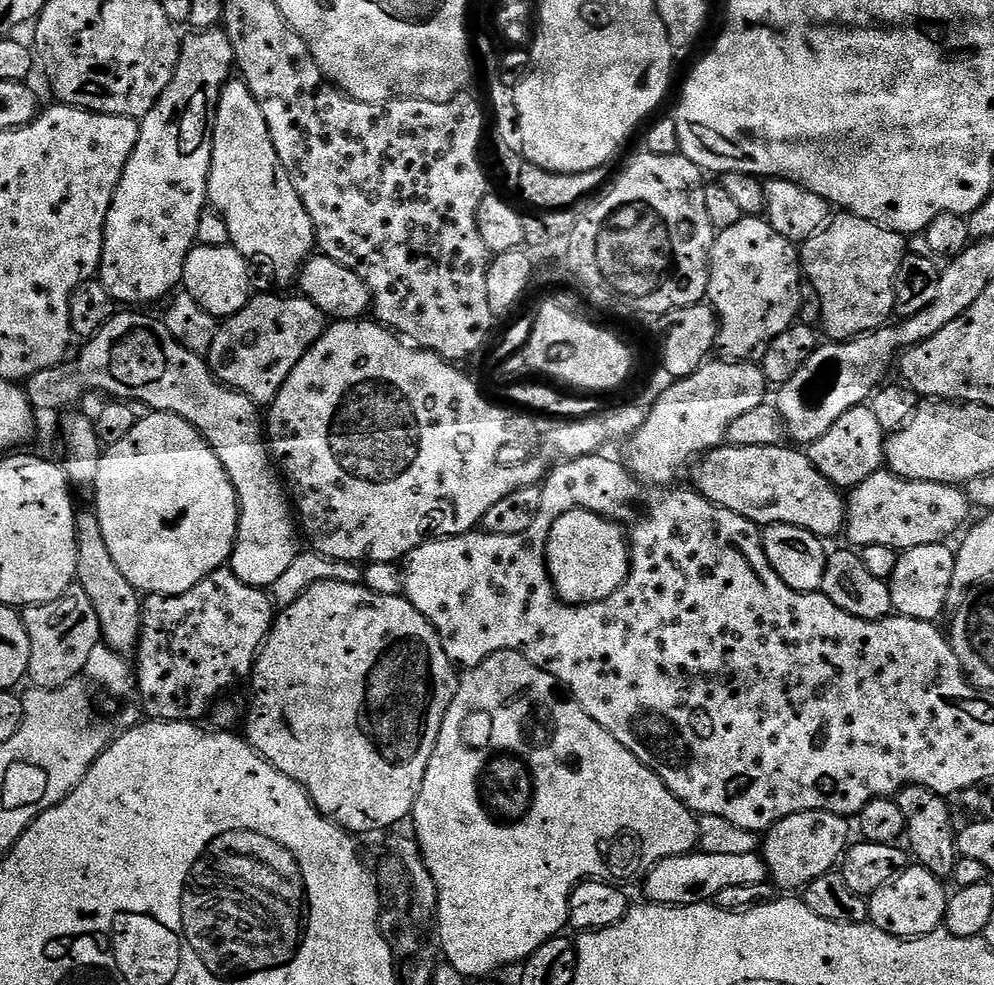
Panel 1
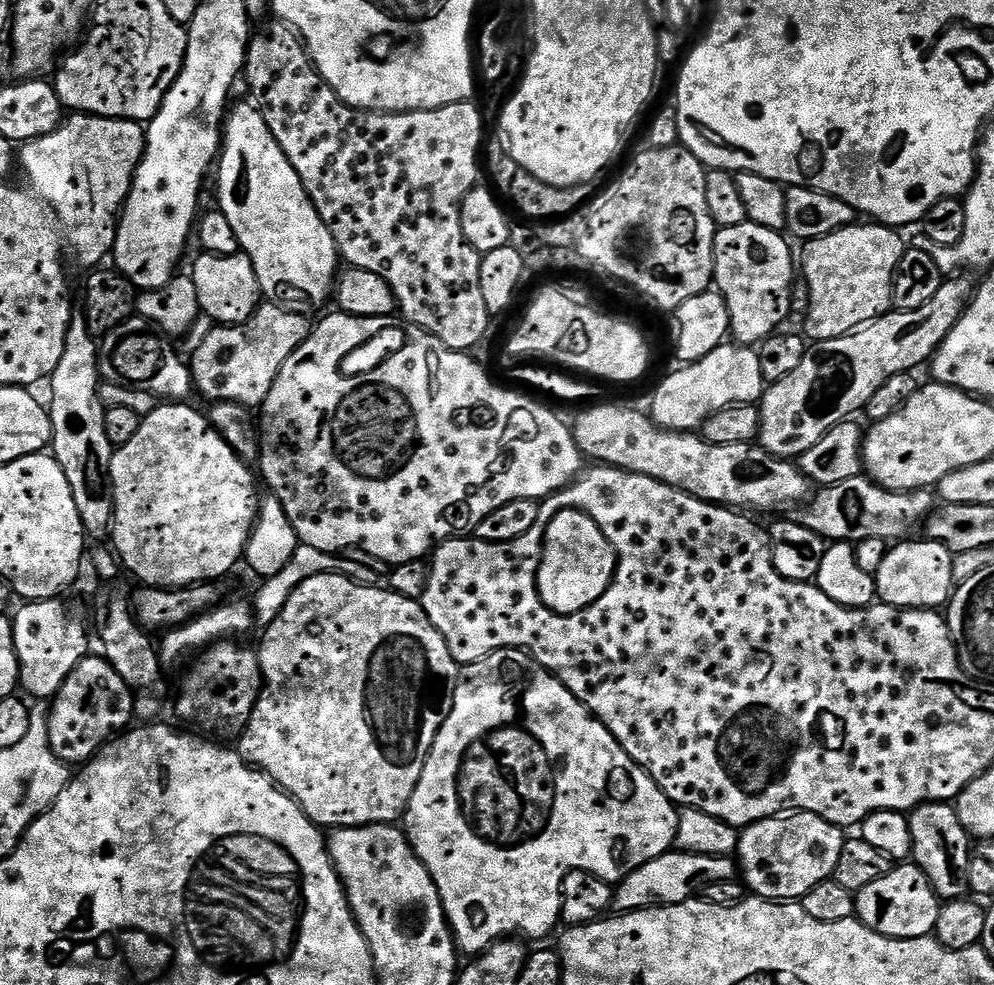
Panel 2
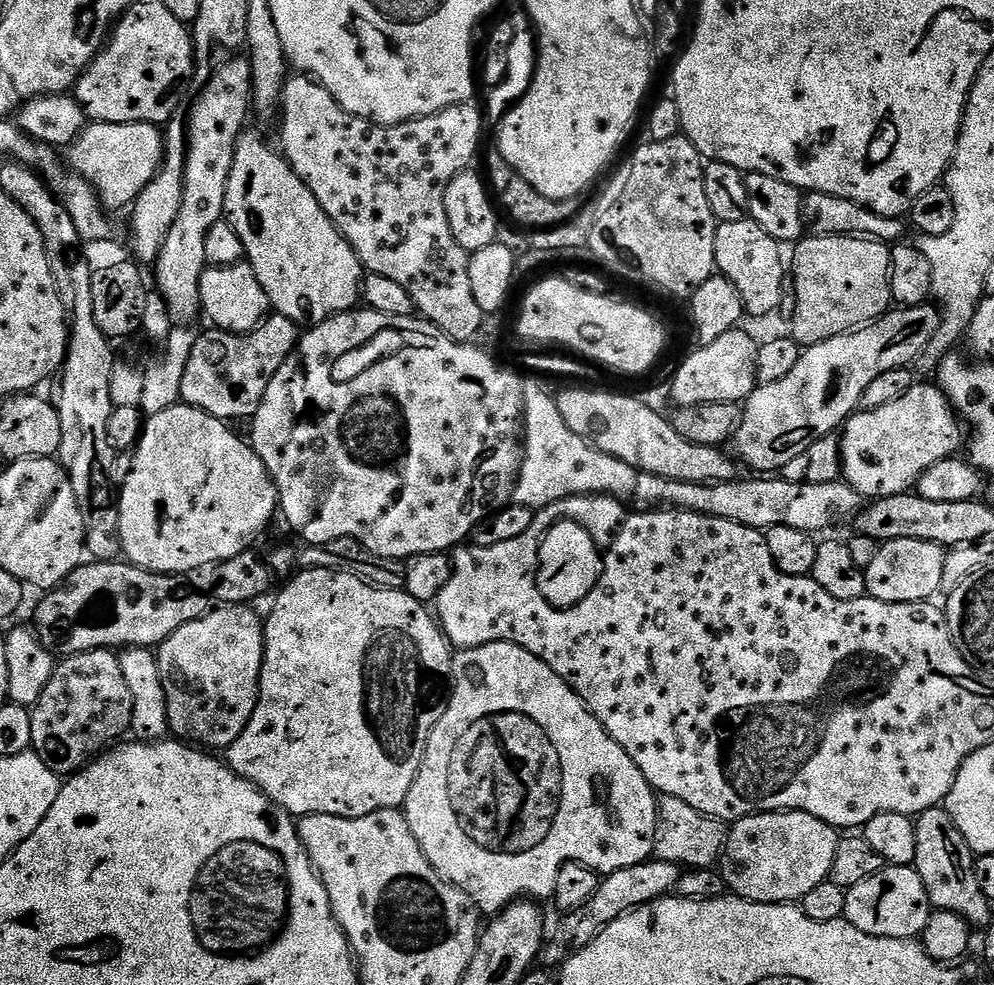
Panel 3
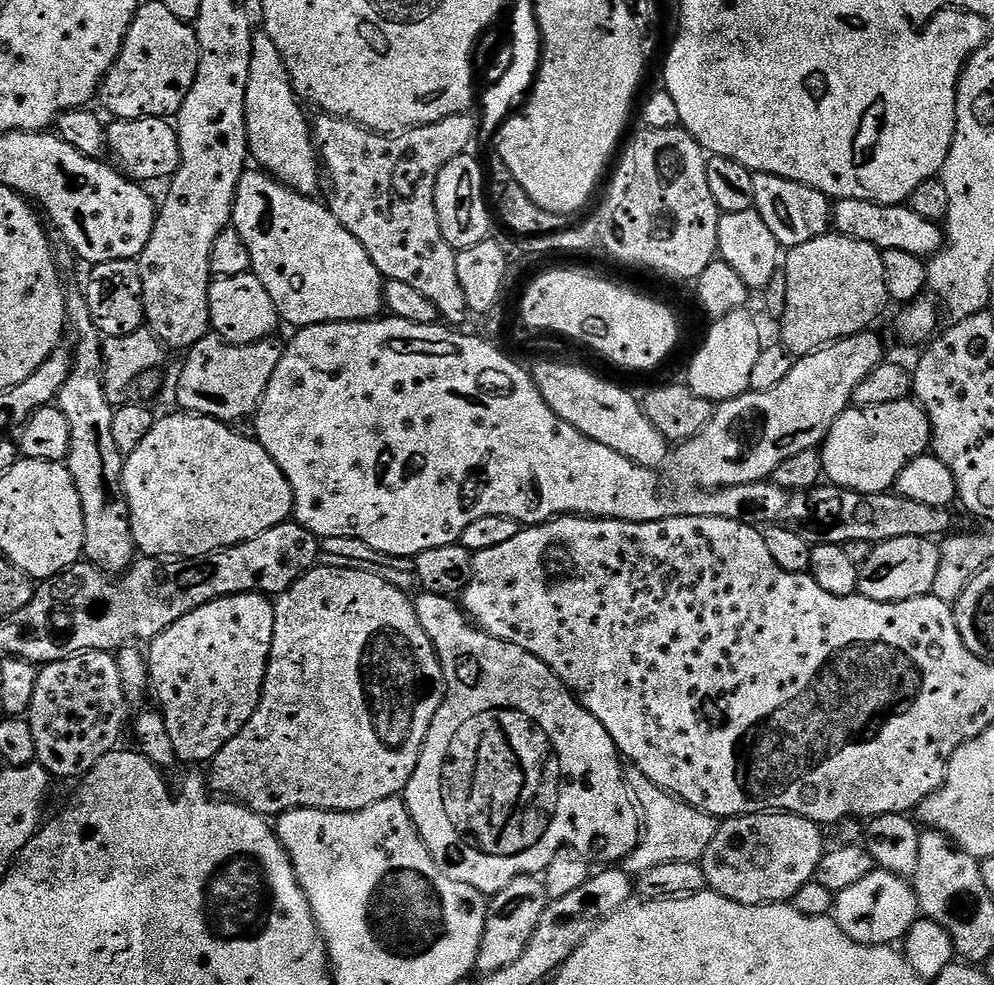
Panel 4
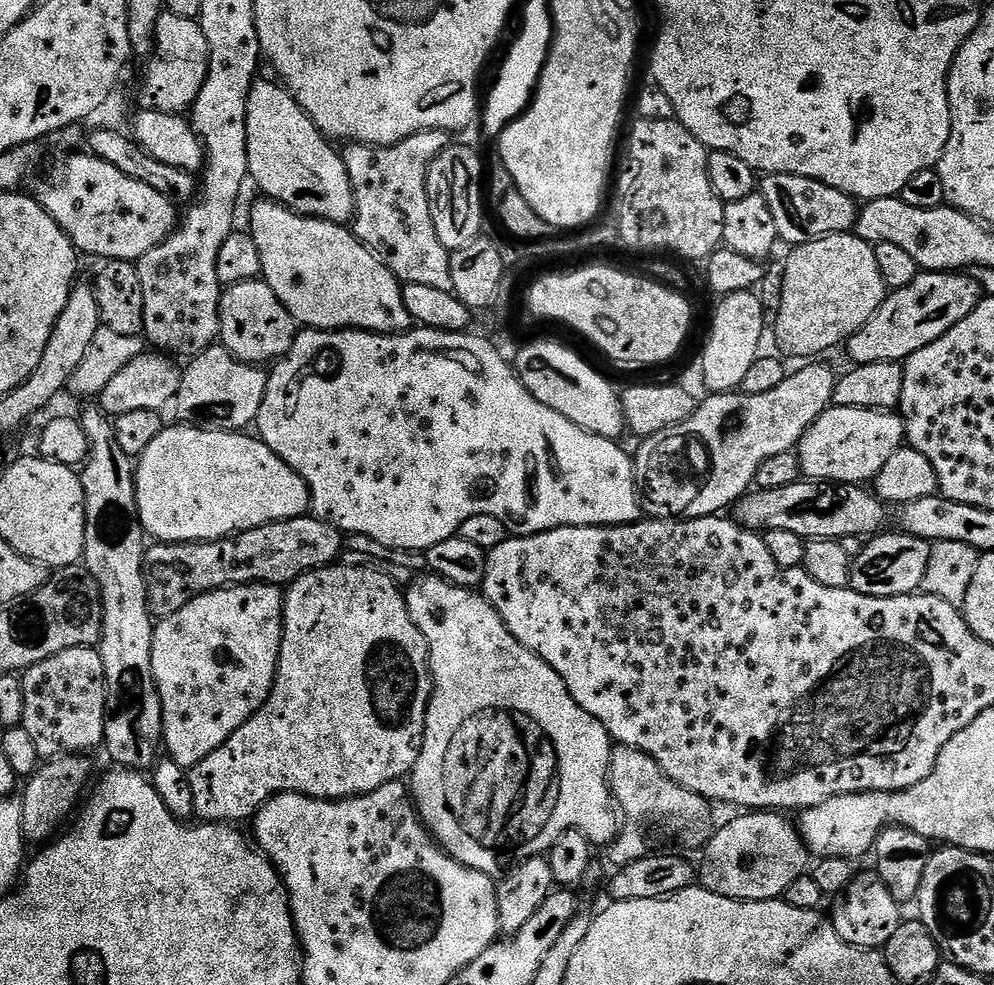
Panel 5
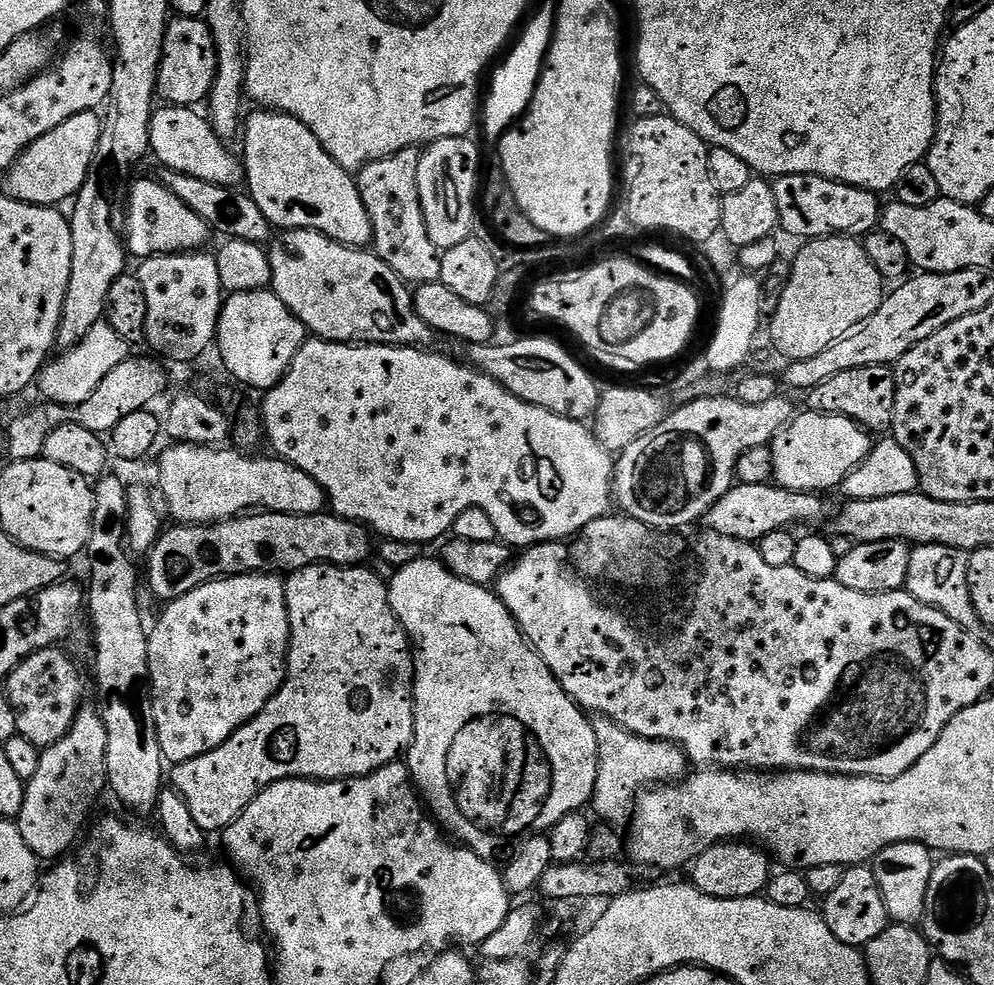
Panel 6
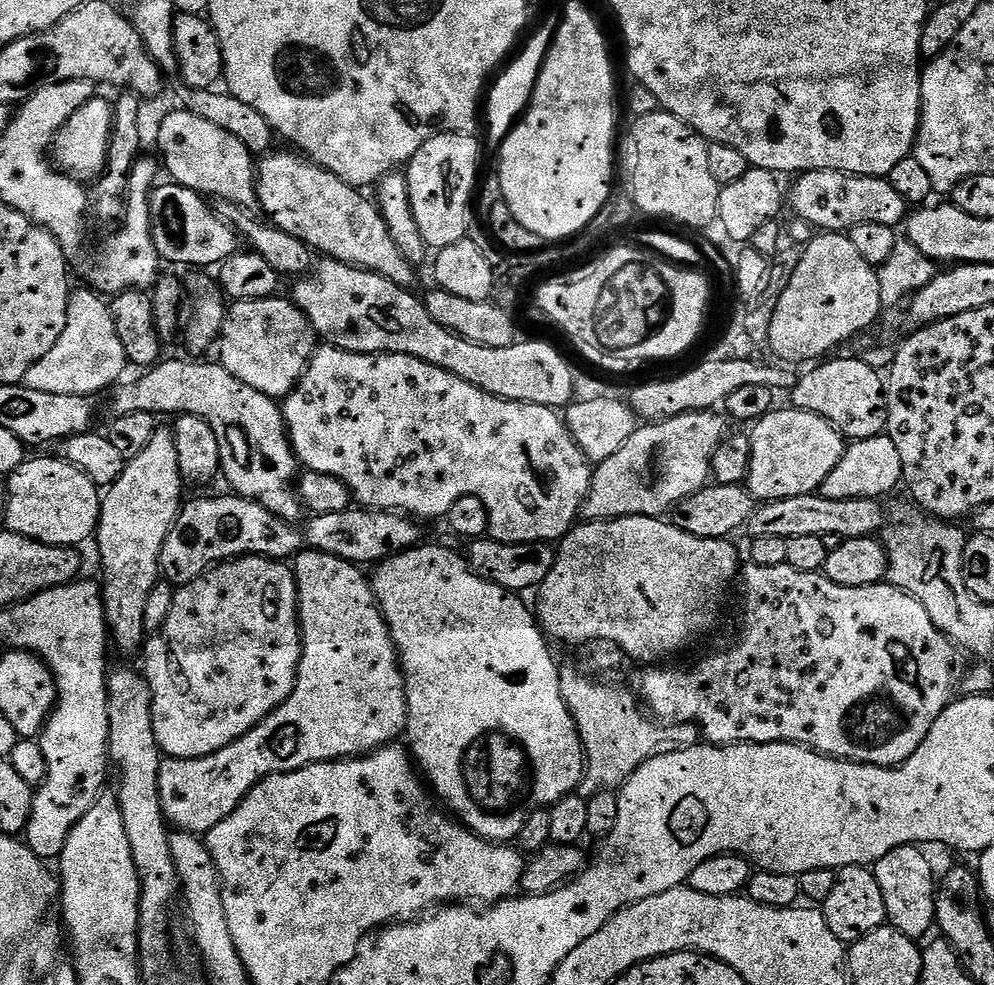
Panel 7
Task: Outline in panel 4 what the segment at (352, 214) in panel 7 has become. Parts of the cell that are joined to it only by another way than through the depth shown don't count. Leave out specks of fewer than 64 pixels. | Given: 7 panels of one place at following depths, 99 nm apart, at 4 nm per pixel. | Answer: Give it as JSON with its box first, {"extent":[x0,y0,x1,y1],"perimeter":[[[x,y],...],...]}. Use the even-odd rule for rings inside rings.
{"extent":[246,30,322,197],"perimeter":[[[260,30],[253,35],[252,38],[252,53],[250,54],[250,78],[246,81],[246,134],[248,135],[248,150],[253,161],[257,160],[259,167],[263,171],[267,172],[269,176],[274,180],[280,181],[282,184],[287,184],[288,187],[293,188],[295,192],[300,192],[304,196],[315,197],[316,191],[319,190],[320,184],[322,188],[322,165],[320,162],[319,155],[316,151],[314,143],[314,128],[304,117],[305,109],[302,107],[301,101],[298,99],[296,91],[292,88],[292,79],[290,74],[286,70],[286,62],[282,58],[282,53],[278,51],[278,46],[274,46],[274,42],[269,38],[267,32]]]}

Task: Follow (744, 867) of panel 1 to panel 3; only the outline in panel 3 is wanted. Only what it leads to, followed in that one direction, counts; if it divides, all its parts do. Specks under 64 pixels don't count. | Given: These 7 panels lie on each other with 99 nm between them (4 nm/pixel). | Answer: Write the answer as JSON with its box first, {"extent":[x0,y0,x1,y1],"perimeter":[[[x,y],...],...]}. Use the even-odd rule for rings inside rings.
{"extent":[542,858,682,965],"perimeter":[[[655,858],[646,860],[638,866],[626,866],[617,872],[607,873],[601,879],[598,890],[582,907],[576,908],[574,911],[567,913],[563,917],[564,921],[556,928],[556,933],[551,933],[550,939],[543,946],[542,960],[548,964],[563,965],[564,961],[574,952],[581,952],[583,948],[590,942],[594,942],[594,938],[598,938],[598,934],[602,934],[602,930],[606,926],[610,926],[610,922],[614,922],[622,914],[632,912],[635,908],[640,908],[647,900],[661,899],[673,891],[676,883],[680,880],[682,868],[679,864],[671,864],[665,860],[657,860]]]}

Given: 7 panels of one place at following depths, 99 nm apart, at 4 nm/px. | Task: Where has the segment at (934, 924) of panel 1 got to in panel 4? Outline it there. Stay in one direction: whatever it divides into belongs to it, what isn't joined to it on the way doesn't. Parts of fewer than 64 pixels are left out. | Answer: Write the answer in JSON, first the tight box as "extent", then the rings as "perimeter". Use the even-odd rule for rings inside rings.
{"extent":[834,870,921,945],"perimeter":[[[877,870],[866,874],[862,882],[836,893],[834,919],[854,942],[859,944],[895,945],[903,941],[904,935],[912,929],[914,922],[921,919],[920,903],[916,890],[905,877],[892,872]]]}

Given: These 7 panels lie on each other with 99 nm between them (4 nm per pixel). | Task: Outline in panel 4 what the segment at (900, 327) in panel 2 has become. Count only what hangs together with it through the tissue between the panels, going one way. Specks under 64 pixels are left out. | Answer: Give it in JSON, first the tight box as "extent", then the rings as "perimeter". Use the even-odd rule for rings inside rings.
{"extent":[670,330,885,488],"perimeter":[[[865,330],[858,333],[857,336],[848,336],[845,340],[837,340],[835,344],[828,345],[827,348],[819,348],[816,352],[810,353],[809,356],[801,356],[795,361],[790,370],[790,374],[786,374],[786,378],[782,378],[782,382],[778,382],[778,386],[774,386],[774,390],[766,390],[765,392],[753,392],[751,390],[744,392],[740,396],[735,396],[733,400],[723,401],[713,411],[710,422],[701,432],[694,438],[677,443],[674,451],[670,456],[670,468],[672,464],[672,472],[677,476],[677,481],[683,482],[685,485],[694,488],[725,488],[726,486],[742,486],[750,482],[758,482],[759,480],[768,480],[772,472],[782,466],[782,462],[786,462],[786,458],[794,458],[794,454],[802,454],[802,450],[810,450],[811,448],[819,449],[825,438],[828,436],[829,430],[834,426],[834,422],[840,415],[847,410],[852,404],[852,395],[854,390],[866,377],[875,370],[878,365],[885,363],[884,344],[875,336],[875,331]]]}

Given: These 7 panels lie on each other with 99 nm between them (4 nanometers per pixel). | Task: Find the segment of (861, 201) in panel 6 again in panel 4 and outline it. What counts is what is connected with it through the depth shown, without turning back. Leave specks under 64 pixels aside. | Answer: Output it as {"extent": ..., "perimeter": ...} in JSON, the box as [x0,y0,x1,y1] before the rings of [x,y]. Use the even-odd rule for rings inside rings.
{"extent":[754,172,833,249],"perimeter":[[[758,172],[754,175],[755,210],[762,214],[762,222],[770,226],[770,234],[778,238],[781,249],[797,248],[830,232],[833,201],[818,190],[790,178]]]}

